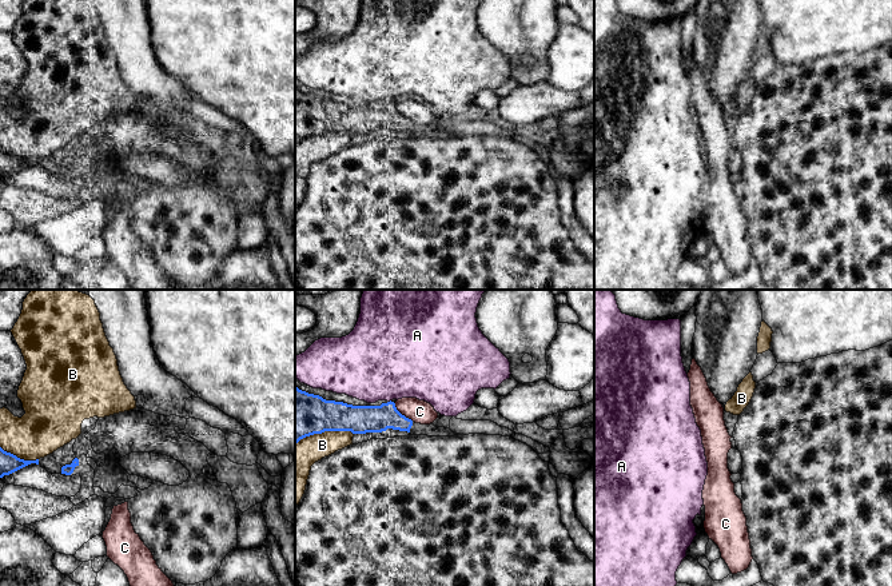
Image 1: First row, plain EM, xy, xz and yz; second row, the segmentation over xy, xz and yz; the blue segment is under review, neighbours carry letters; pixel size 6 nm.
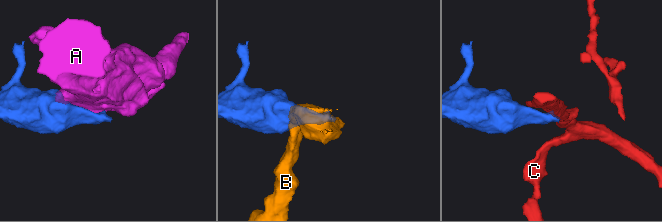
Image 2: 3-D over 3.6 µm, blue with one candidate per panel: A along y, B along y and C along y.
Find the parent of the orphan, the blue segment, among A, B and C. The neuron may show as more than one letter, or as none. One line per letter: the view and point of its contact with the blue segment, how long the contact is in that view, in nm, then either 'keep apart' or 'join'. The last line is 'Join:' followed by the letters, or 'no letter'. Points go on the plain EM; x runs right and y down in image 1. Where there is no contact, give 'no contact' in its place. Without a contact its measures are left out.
A: contact xz (390, 102); length 30 nm; keep apart
B: contact xz (323, 132); length 360 nm; keep apart
C: contact xz (401, 115); length 160 nm; keep apart
Join: no letter

